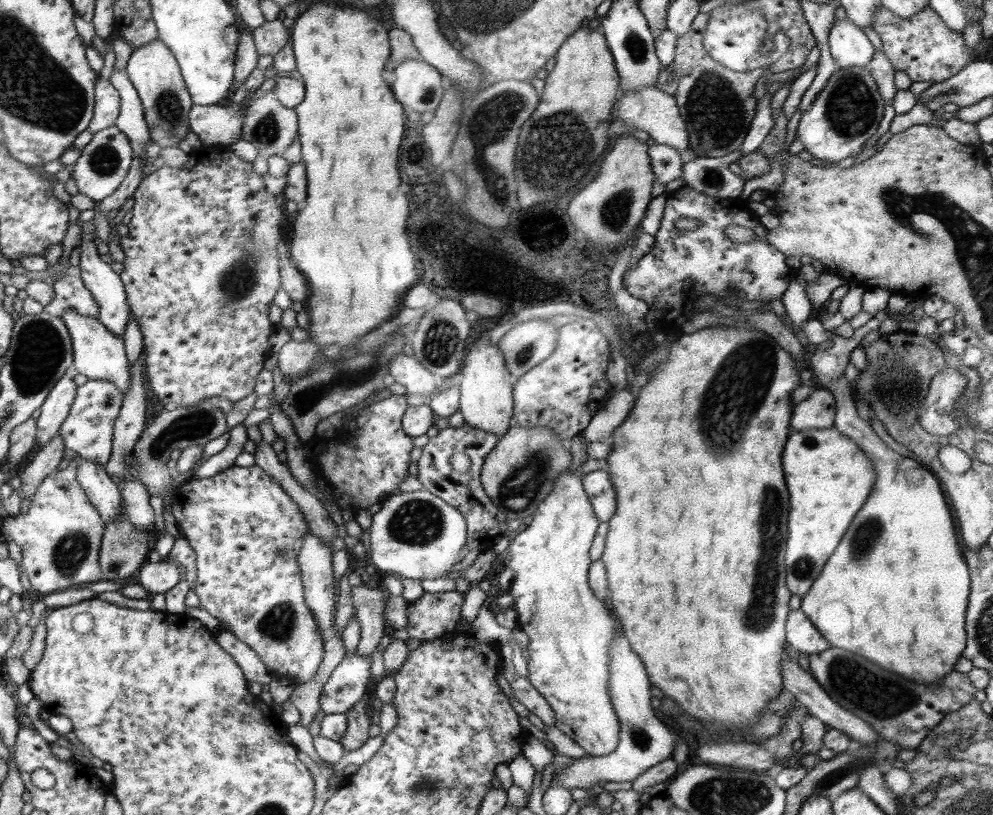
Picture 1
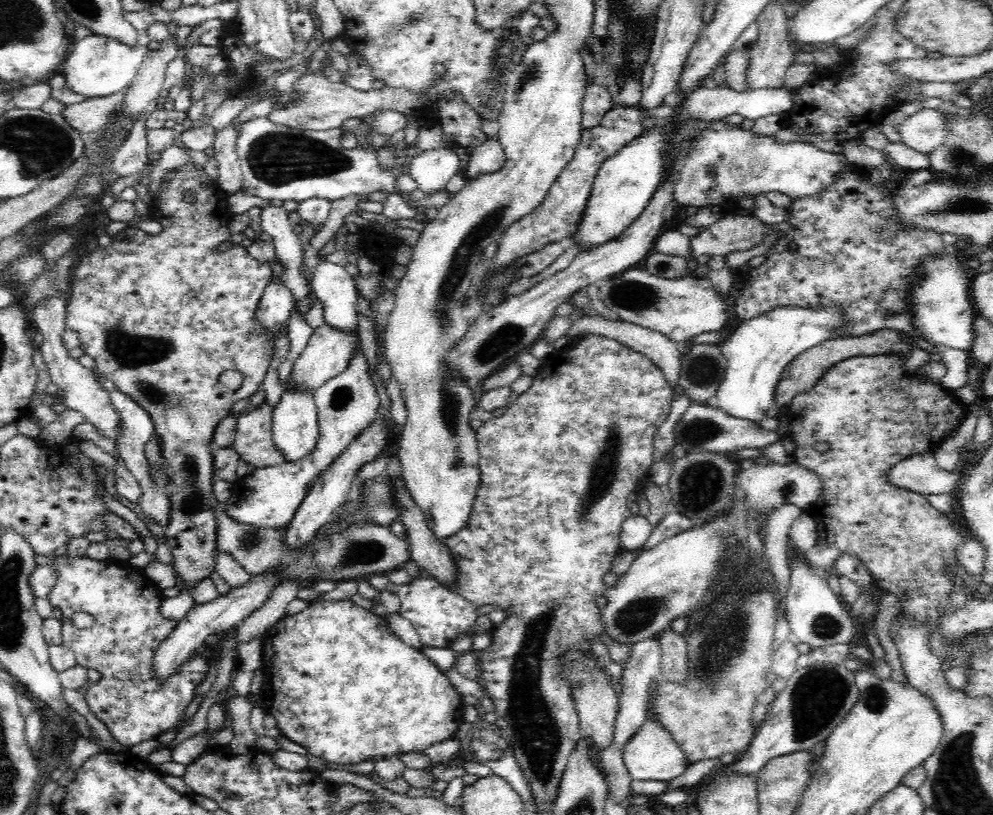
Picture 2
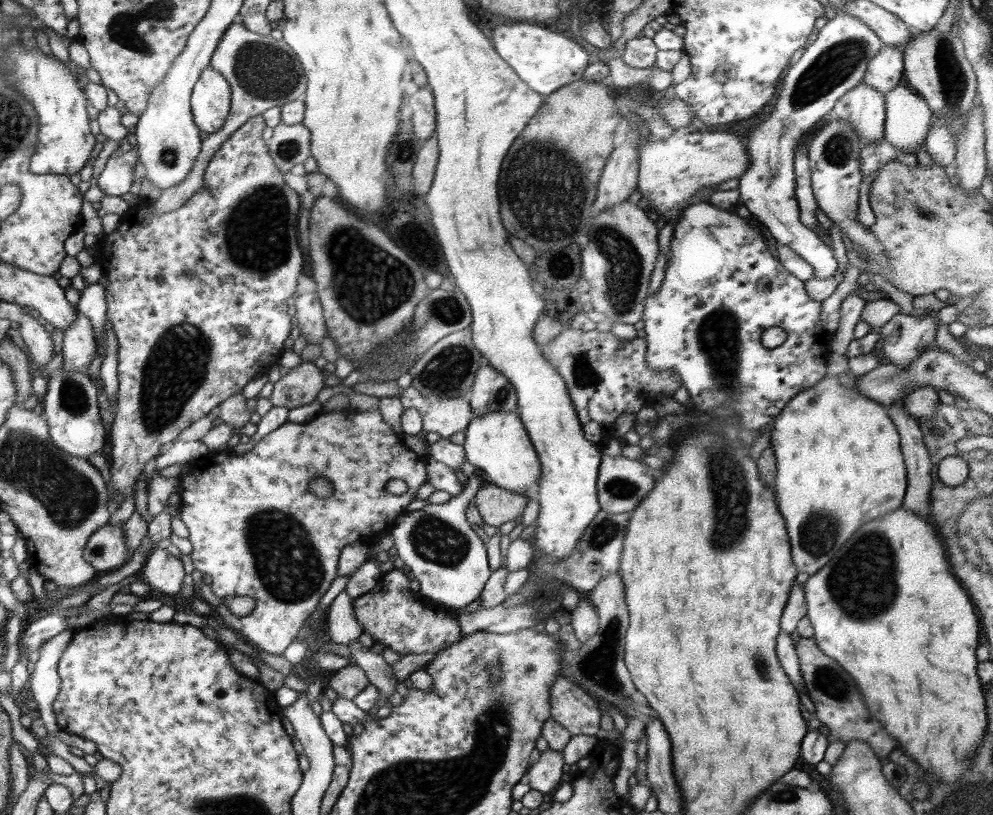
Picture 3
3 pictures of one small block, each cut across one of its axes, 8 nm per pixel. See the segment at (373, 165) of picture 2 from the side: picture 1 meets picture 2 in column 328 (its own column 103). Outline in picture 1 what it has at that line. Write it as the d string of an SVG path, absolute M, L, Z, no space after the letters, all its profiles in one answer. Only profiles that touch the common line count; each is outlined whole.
M116 126L94 133L90 143L82 149L82 154L71 166L72 177L76 179L78 192L100 203L101 200L116 192L118 186L122 184L128 174L128 169L132 166L133 158L133 150L128 137Z

